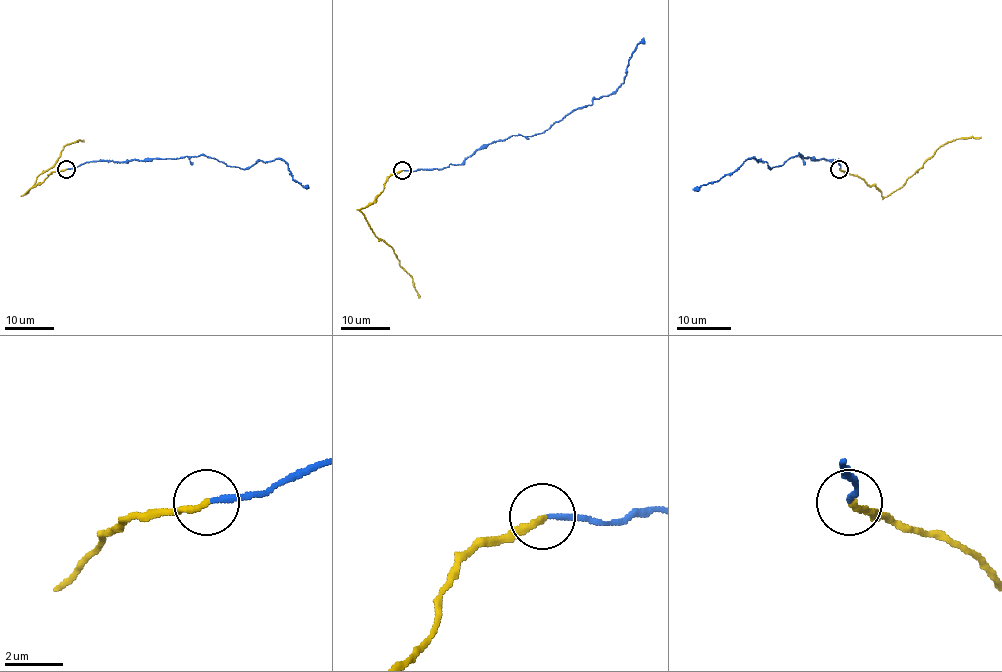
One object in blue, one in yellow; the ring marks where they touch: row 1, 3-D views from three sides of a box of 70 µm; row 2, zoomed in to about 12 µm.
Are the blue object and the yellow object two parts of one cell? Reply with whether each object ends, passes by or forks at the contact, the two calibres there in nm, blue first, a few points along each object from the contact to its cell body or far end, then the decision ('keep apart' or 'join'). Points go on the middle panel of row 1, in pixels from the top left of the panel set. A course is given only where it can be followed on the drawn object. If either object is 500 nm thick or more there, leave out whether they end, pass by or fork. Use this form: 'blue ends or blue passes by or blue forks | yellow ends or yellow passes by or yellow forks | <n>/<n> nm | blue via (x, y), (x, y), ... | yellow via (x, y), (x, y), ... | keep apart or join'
blue ends | yellow ends | 180/240 nm | blue via (402, 170), (459, 165), (489, 144), (542, 133), (612, 93), (643, 38) | yellow via (401, 170), (388, 178), (384, 189), (361, 212), (374, 234), (393, 249), (412, 278), (412, 286), (420, 298) | keep apart

